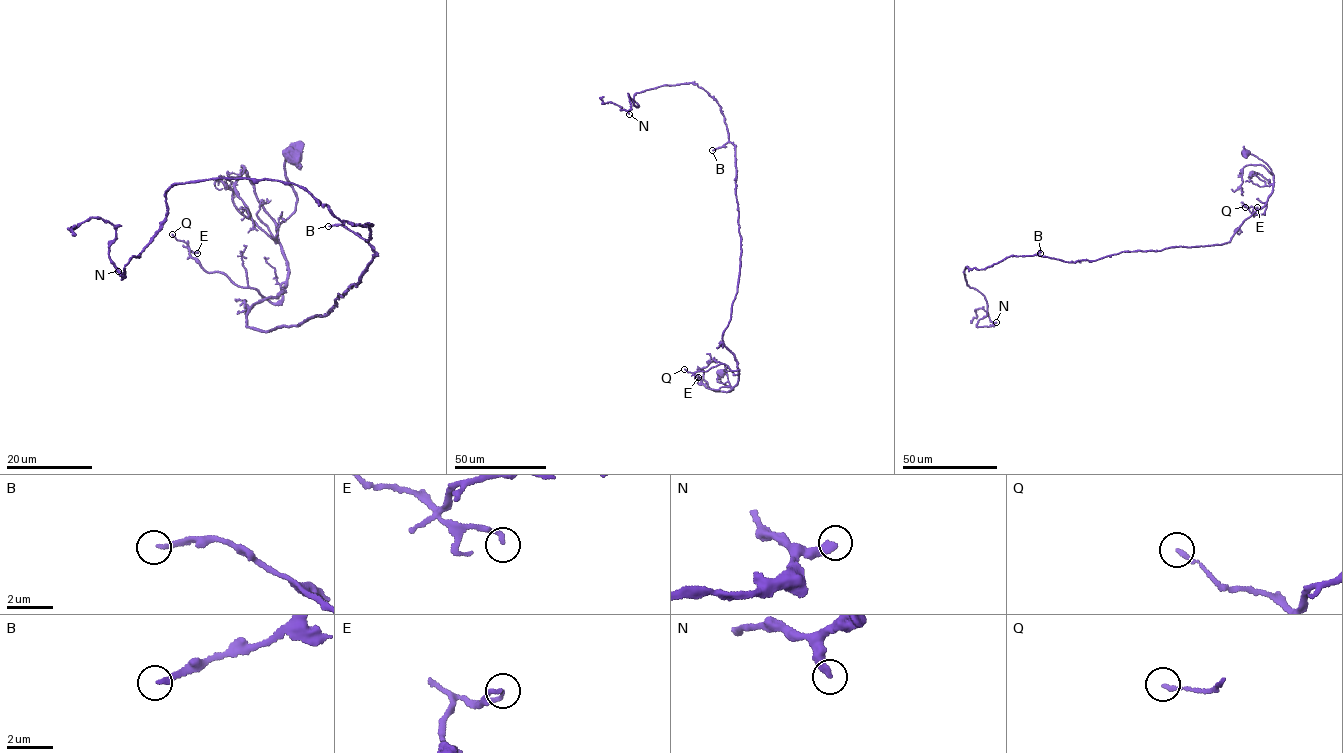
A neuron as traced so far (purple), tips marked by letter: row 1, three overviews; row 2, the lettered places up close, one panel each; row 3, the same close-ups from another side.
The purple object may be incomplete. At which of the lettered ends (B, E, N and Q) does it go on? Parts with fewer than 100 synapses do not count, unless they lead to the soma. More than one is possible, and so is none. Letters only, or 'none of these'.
B

